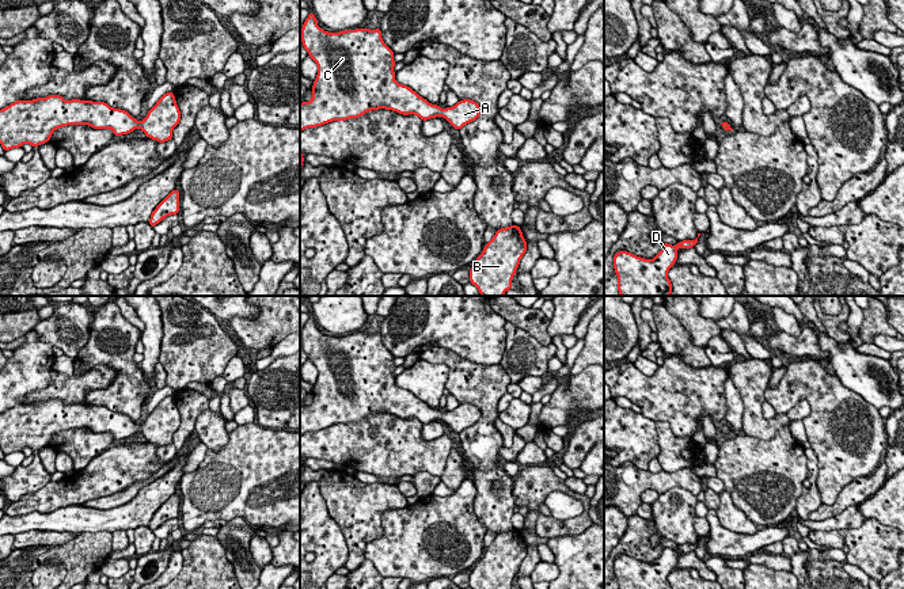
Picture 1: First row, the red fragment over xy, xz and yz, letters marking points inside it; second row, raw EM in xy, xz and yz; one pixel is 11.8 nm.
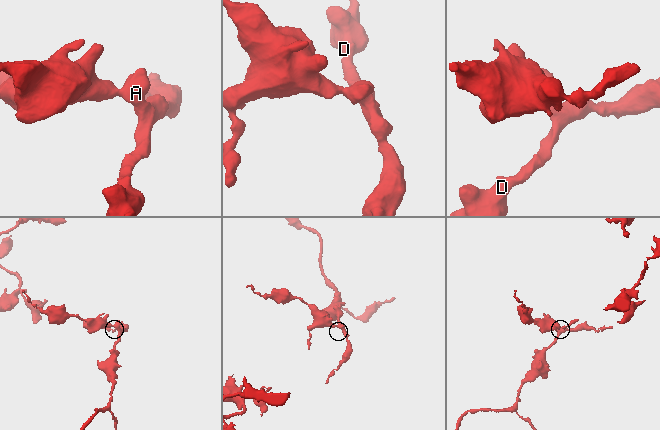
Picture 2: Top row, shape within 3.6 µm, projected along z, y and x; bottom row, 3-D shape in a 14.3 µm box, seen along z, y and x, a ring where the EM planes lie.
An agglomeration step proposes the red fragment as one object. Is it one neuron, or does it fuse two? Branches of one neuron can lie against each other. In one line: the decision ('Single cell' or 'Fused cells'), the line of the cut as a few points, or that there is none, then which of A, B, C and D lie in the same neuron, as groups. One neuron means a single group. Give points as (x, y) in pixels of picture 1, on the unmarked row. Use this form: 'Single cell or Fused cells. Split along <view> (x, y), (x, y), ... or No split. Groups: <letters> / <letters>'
Single cell. No split. Groups: A B C D

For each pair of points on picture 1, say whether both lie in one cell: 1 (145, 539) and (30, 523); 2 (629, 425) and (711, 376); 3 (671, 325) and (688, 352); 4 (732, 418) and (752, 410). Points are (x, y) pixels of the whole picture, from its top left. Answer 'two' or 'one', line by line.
1: two
2: two
3: one
4: two

